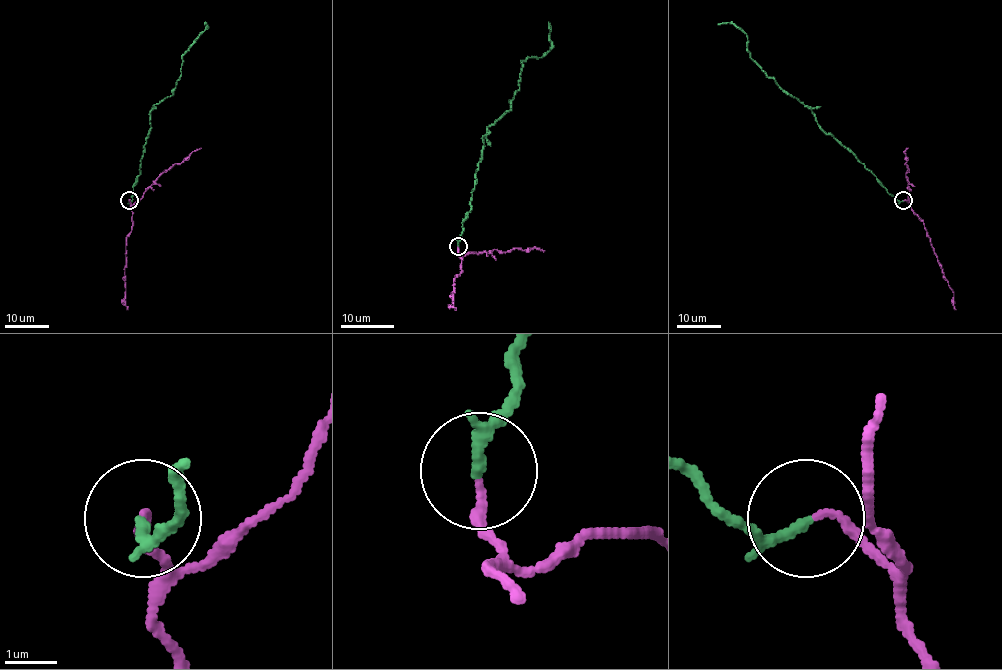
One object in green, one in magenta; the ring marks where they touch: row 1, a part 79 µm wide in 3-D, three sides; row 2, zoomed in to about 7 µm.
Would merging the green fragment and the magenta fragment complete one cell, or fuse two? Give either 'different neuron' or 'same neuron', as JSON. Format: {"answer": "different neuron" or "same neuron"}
{"answer": "same neuron"}

